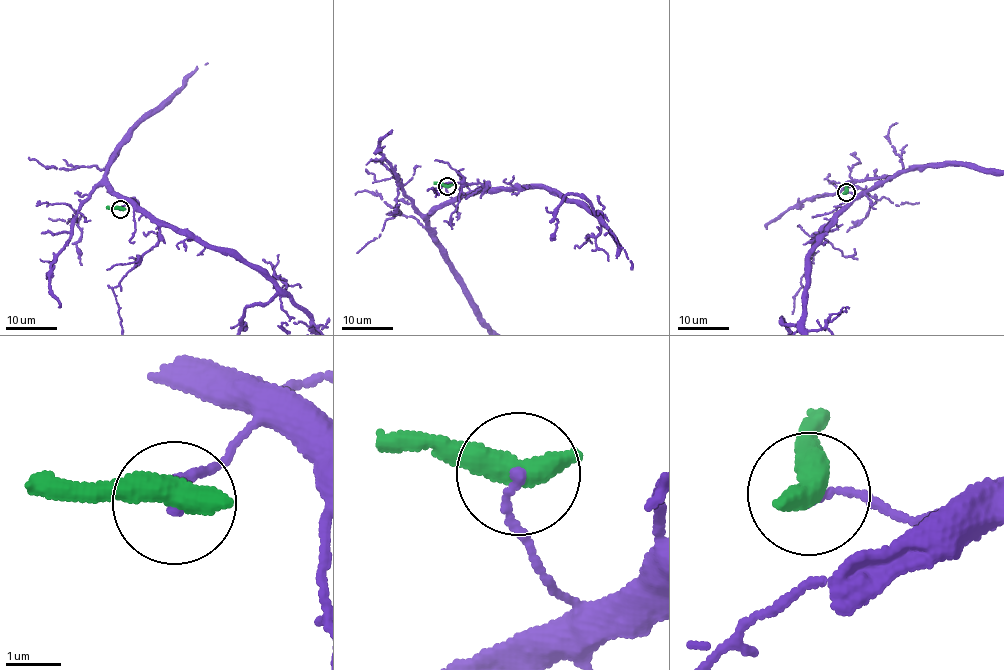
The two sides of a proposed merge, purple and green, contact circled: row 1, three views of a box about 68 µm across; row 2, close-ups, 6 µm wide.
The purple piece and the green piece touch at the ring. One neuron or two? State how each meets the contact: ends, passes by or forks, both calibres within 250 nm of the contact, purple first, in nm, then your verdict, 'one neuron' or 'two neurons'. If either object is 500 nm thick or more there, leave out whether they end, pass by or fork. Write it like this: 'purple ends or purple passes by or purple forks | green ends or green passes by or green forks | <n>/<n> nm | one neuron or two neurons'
150/600 nm | two neurons

